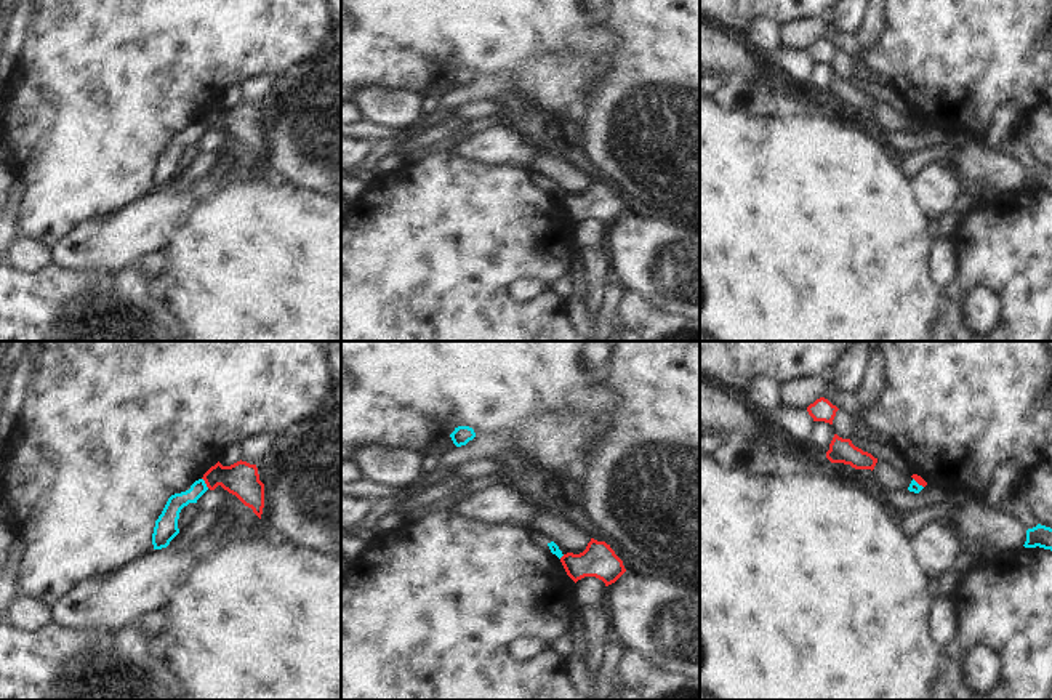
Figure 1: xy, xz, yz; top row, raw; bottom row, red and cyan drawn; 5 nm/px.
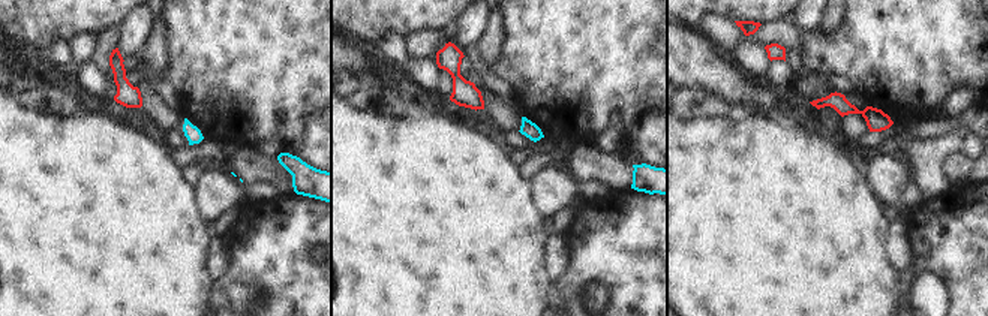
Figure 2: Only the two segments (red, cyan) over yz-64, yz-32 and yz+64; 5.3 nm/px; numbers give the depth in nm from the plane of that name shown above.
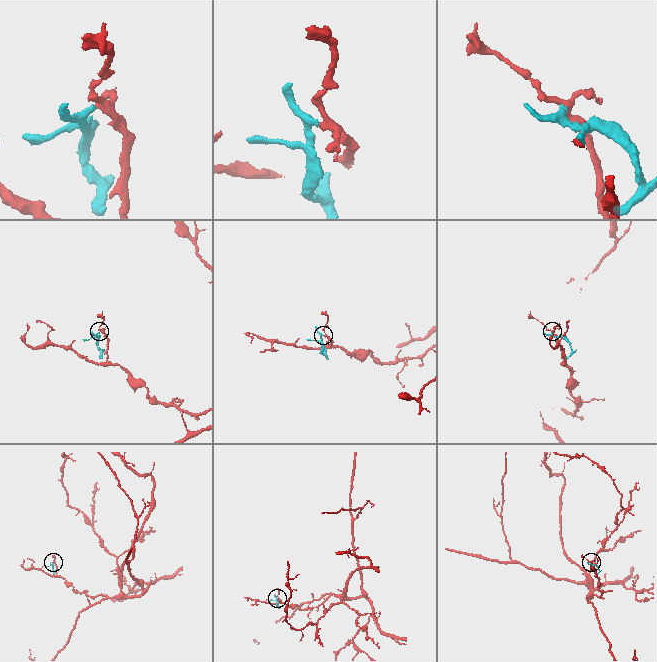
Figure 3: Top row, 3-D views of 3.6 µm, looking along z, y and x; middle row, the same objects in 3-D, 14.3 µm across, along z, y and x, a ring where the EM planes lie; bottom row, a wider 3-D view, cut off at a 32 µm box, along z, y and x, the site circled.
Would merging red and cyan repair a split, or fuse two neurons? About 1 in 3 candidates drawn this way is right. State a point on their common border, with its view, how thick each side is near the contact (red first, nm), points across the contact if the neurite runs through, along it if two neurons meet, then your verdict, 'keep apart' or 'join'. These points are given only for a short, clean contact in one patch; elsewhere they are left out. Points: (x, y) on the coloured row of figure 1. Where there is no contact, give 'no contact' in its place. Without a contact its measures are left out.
meets red in xy at (205, 482); 170 nm thick on the red side, 90 nm on the other; border along xy (202, 478), (208, 487); keep apart

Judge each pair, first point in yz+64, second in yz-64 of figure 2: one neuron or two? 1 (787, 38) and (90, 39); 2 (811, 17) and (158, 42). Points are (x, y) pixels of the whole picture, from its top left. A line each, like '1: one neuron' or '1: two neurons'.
1: one neuron
2: two neurons

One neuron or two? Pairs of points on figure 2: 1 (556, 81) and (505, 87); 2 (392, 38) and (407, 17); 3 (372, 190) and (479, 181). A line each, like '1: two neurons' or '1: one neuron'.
1: two neurons
2: two neurons
3: one neuron

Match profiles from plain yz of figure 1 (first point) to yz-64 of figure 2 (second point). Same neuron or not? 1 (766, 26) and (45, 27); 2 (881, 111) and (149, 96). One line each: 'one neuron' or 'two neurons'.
1: two neurons
2: one neuron

